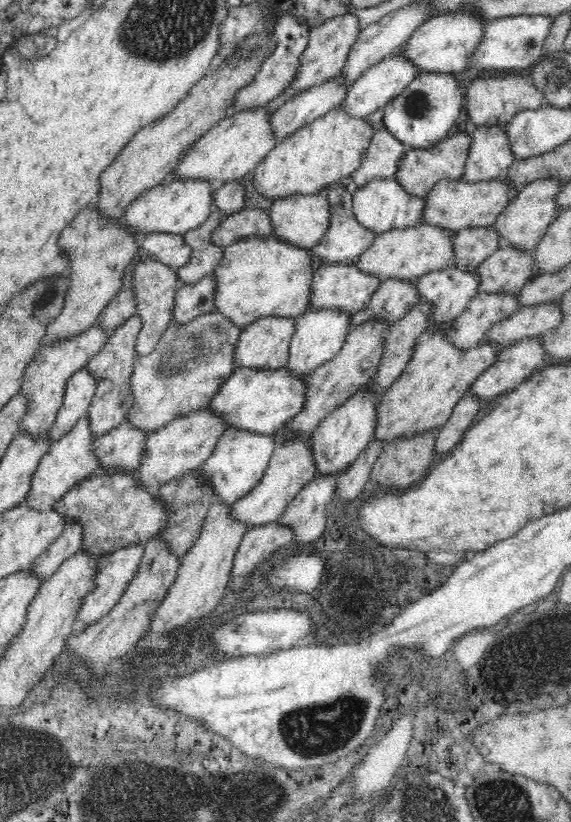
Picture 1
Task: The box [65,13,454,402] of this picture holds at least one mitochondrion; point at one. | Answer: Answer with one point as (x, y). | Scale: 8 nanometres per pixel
(188, 351)

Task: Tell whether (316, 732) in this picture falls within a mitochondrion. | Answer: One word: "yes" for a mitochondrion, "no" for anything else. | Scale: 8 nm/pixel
yes

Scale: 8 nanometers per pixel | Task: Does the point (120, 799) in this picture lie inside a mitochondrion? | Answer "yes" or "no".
yes

